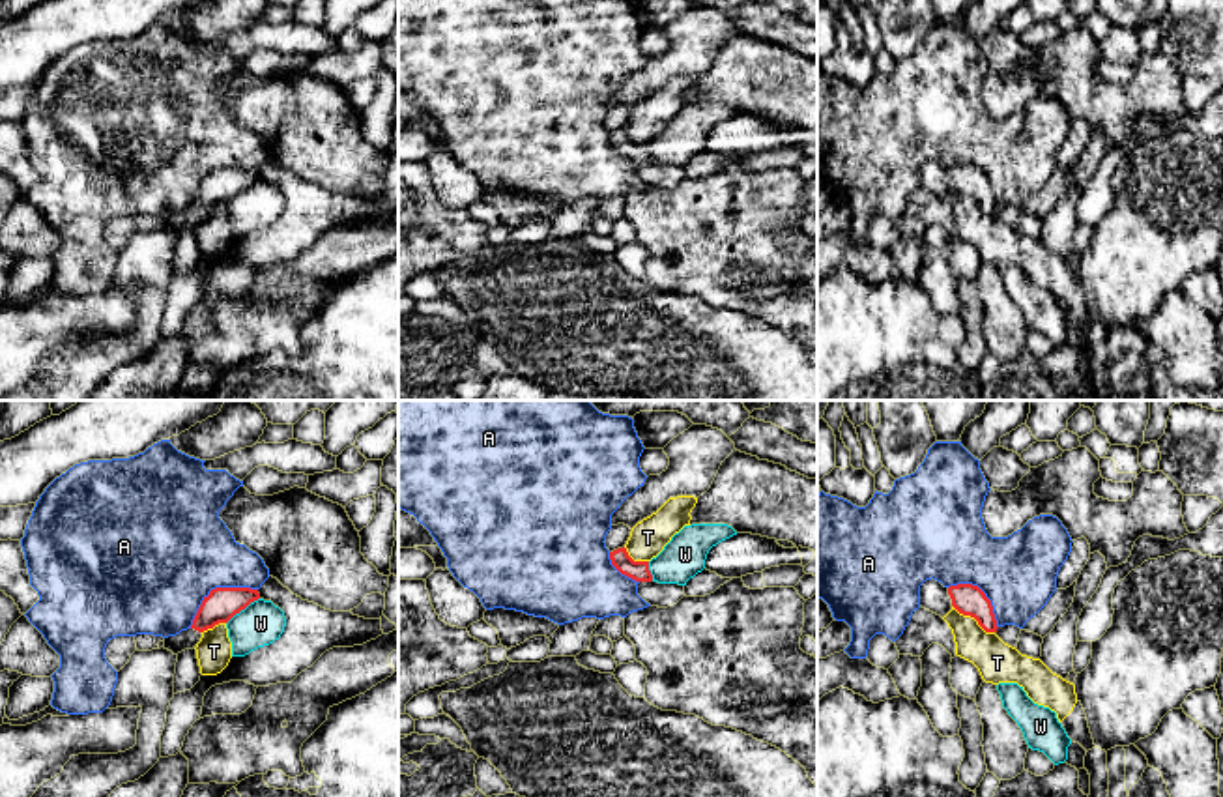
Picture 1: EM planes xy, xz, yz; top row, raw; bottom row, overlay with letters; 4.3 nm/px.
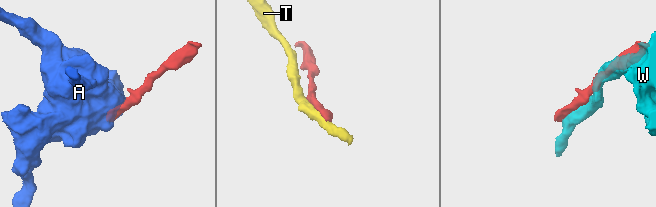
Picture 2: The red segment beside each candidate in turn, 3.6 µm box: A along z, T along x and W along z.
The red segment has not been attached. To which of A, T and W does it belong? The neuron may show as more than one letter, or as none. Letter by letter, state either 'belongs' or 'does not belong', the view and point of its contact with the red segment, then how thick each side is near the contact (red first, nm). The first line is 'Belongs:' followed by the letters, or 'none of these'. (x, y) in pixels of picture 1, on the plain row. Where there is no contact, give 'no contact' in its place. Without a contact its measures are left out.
Belongs: none of these
A: does not belong | xy (215, 169) | 150/480 nm
T: does not belong | yz (973, 197) | 140/180 nm
W: does not belong | xy (242, 189) | 150/190 nm

